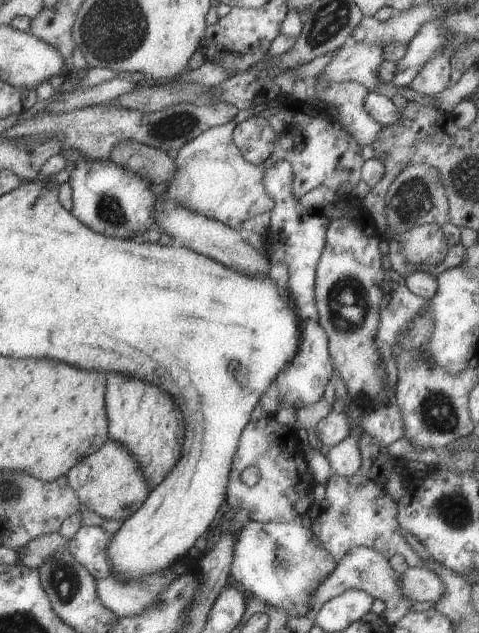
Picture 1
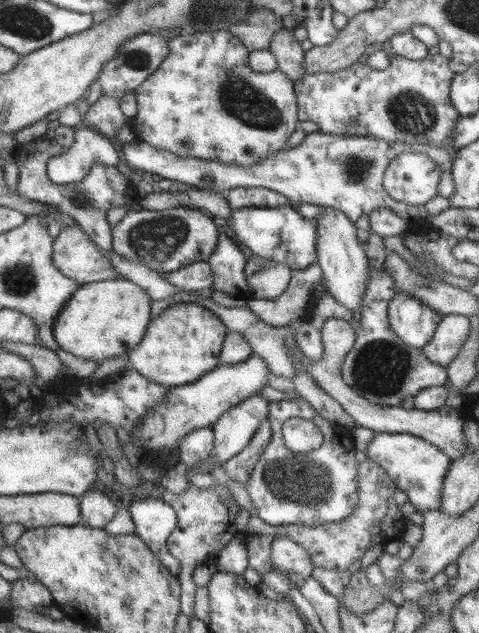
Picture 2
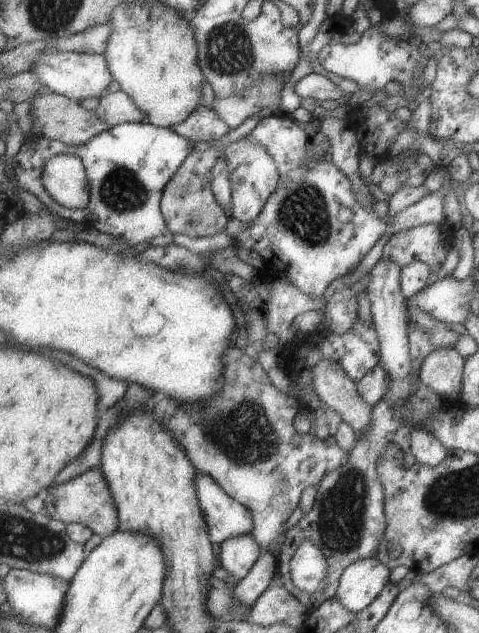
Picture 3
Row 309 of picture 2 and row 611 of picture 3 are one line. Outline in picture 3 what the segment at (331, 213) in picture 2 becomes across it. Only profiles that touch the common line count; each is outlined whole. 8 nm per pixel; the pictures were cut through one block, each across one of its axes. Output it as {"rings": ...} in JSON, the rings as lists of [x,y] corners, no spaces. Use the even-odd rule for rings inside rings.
{"rings":[[[376,558],[350,563],[342,571],[336,586],[336,600],[347,612],[359,612],[368,606],[390,581],[390,569]]]}

